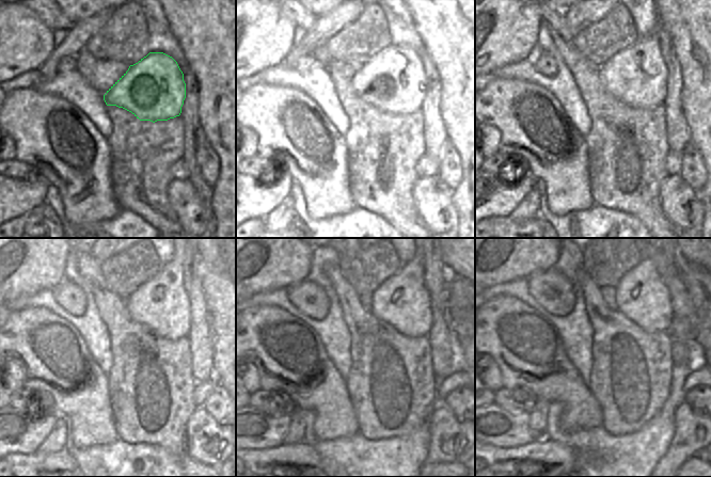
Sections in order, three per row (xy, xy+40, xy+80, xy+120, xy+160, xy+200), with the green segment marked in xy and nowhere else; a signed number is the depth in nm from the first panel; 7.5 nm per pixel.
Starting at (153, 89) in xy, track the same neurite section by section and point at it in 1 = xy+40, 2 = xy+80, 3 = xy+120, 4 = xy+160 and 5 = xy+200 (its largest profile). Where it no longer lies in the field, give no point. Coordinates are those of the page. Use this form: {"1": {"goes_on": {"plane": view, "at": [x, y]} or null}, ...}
{"1": {"goes_on": {"plane": "xy+40", "at": [393, 81]}}, "2": {"goes_on": {"plane": "xy+80", "at": [636, 75]}}, "3": {"goes_on": {"plane": "xy+120", "at": [161, 304]}}, "4": {"goes_on": {"plane": "xy+160", "at": [403, 300]}}, "5": {"goes_on": {"plane": "xy+200", "at": [641, 295]}}}

